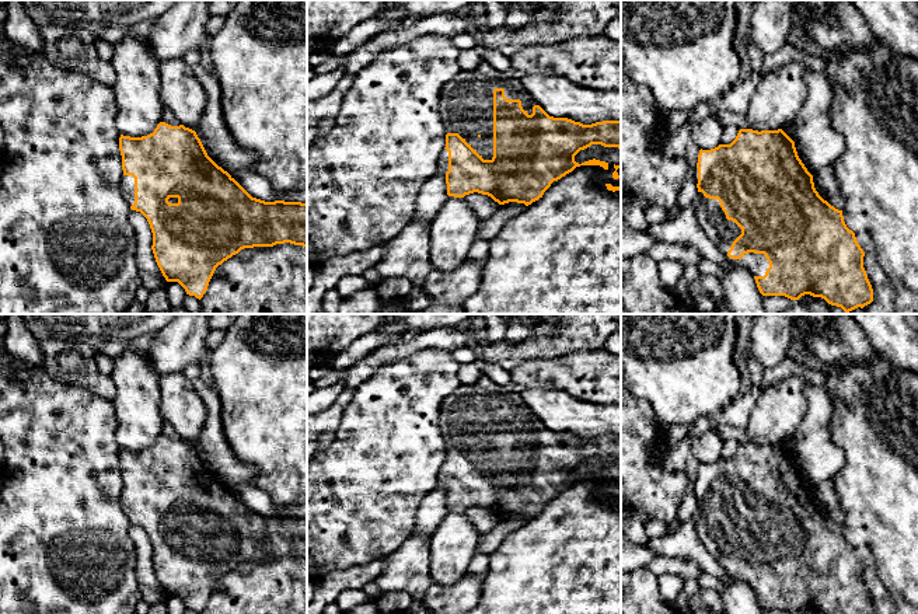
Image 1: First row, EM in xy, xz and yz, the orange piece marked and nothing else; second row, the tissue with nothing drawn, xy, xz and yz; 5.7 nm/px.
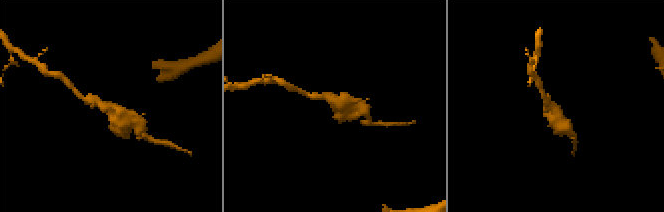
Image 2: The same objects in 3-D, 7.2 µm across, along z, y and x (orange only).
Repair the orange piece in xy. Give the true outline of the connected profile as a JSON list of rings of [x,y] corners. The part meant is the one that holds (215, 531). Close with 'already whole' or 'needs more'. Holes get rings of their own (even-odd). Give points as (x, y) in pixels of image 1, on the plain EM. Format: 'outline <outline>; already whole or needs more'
outline [[[160,436],[153,447],[142,451],[121,449],[123,491],[122,509],[132,524],[140,526],[153,547],[153,568],[167,596],[178,596],[189,610],[202,613],[219,579],[244,562],[273,561],[290,557],[307,561],[307,517],[265,516],[252,512],[227,485],[206,467],[196,446],[184,439]]]; needs more

